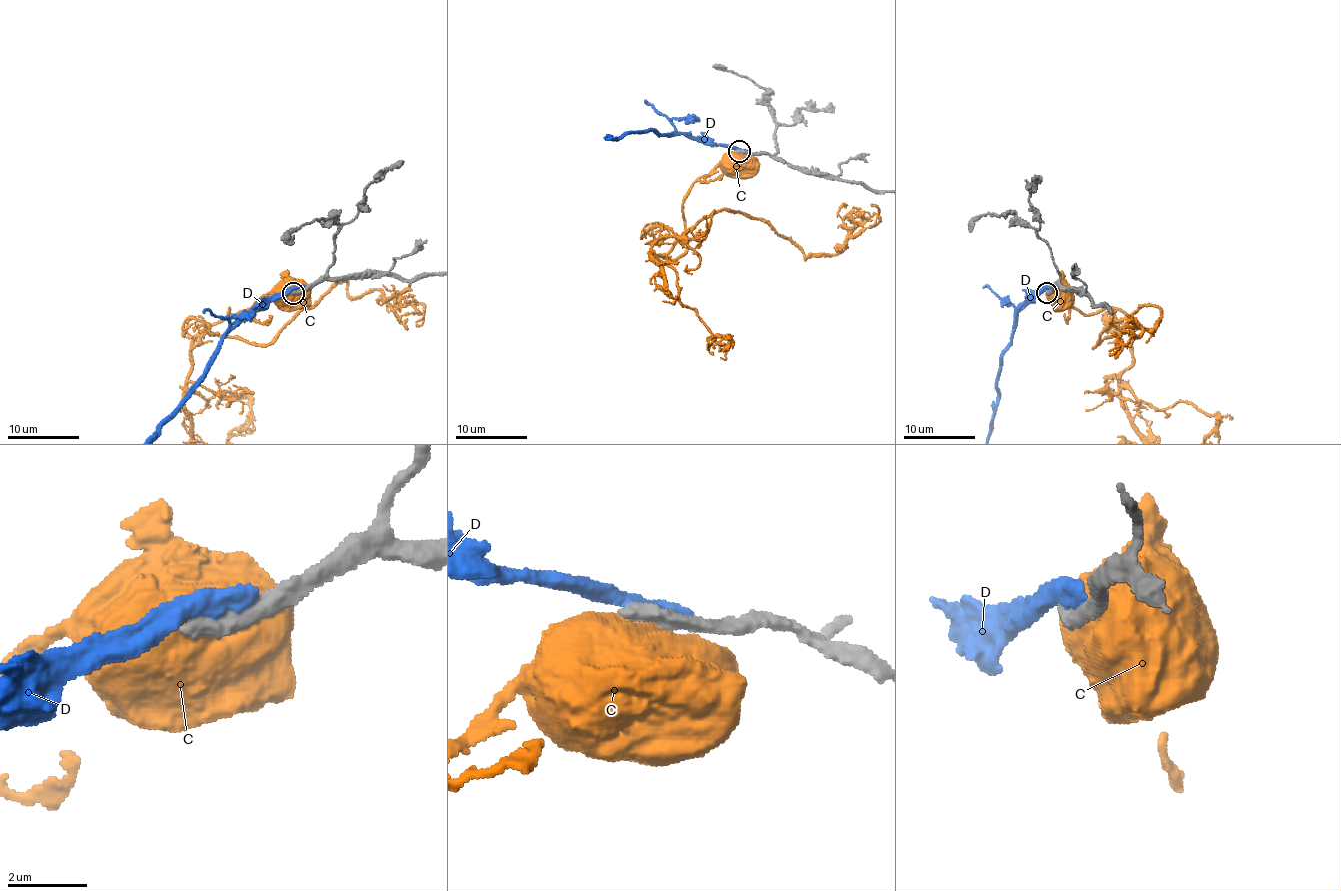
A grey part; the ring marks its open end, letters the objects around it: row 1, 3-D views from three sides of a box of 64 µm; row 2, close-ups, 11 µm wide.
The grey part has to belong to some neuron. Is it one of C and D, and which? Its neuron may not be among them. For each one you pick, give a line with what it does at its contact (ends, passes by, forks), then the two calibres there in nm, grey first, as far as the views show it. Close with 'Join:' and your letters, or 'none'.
Join: none

